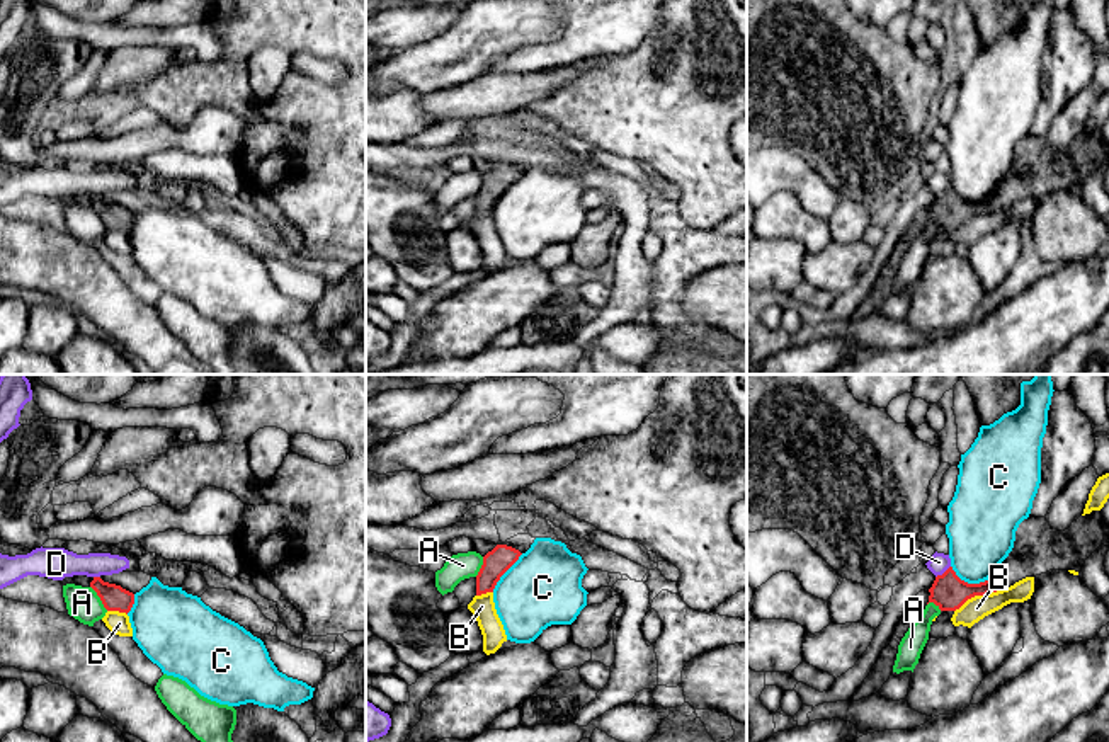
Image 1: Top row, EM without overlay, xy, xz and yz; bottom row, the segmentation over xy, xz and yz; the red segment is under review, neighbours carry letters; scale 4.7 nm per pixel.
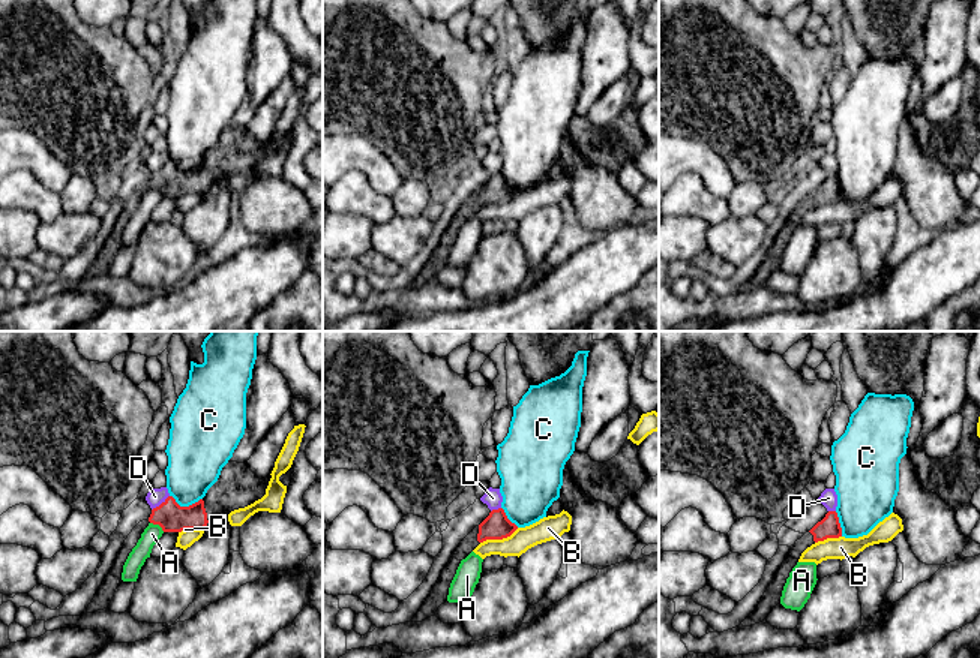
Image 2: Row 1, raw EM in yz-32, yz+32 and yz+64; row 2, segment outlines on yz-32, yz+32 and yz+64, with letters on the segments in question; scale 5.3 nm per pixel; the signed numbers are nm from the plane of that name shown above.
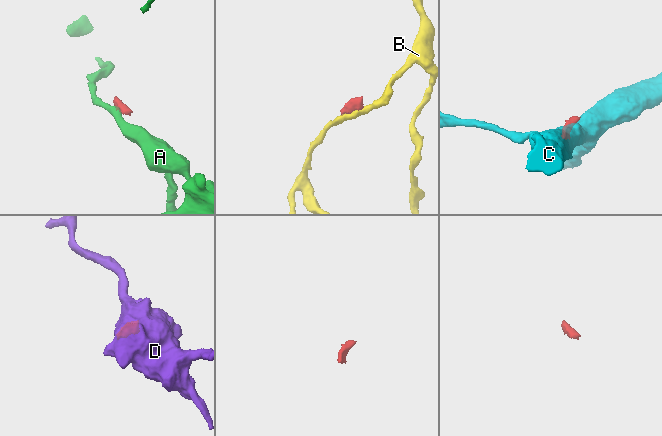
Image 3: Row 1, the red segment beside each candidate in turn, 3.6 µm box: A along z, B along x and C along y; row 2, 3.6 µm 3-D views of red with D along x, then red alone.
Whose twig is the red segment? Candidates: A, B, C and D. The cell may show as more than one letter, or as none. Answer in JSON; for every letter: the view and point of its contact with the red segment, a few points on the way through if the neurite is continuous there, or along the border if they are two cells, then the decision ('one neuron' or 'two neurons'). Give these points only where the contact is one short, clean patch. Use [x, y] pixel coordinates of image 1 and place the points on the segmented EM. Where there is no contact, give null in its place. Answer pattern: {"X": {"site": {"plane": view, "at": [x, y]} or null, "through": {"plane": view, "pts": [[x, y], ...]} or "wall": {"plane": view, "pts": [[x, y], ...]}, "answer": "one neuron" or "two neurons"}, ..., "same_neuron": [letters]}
{"A": {"site": {"plane": "xy", "at": [99, 596]}, "wall": {"plane": "xy", "pts": [[90, 586], [108, 610]]}, "answer": "two neurons"}, "B": {"site": {"plane": "yz", "at": [975, 594]}, "wall": {"plane": "yz", "pts": [[997, 591], [975, 594], [955, 611]]}, "answer": "two neurons"}, "C": {"site": {"plane": "yz", "at": [970, 584]}, "wall": {"plane": "yz", "pts": [[951, 565], [968, 582], [992, 579]]}, "answer": "two neurons"}, "D": {"site": {"plane": "yz", "at": [944, 572]}, "wall": {"plane": "yz", "pts": [[949, 565], [936, 577]]}, "answer": "two neurons"}, "same_neuron": []}

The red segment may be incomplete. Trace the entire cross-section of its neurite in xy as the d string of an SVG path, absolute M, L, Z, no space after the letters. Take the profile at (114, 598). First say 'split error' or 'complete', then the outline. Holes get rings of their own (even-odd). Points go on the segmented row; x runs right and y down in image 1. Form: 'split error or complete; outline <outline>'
complete; outline M94 577L90 587L100 597L107 611L129 613L134 604L134 594L121 585L104 582L100 577Z

